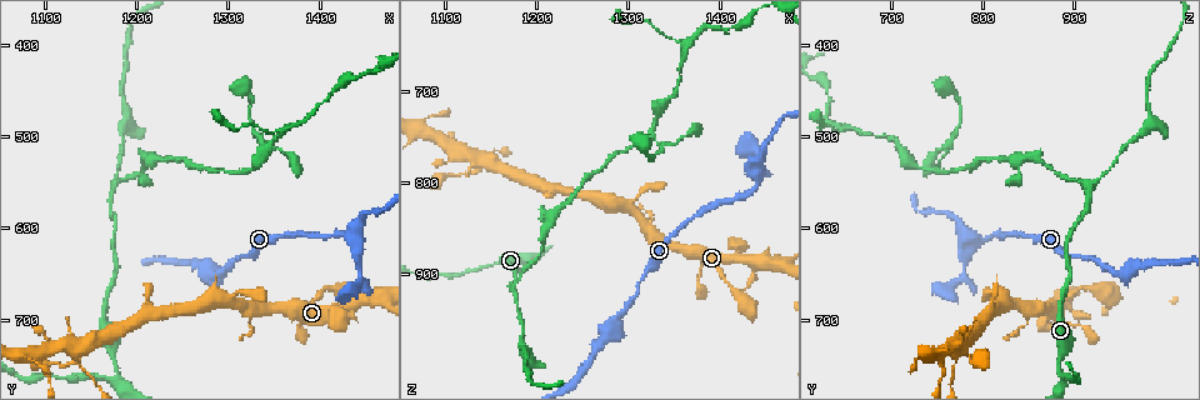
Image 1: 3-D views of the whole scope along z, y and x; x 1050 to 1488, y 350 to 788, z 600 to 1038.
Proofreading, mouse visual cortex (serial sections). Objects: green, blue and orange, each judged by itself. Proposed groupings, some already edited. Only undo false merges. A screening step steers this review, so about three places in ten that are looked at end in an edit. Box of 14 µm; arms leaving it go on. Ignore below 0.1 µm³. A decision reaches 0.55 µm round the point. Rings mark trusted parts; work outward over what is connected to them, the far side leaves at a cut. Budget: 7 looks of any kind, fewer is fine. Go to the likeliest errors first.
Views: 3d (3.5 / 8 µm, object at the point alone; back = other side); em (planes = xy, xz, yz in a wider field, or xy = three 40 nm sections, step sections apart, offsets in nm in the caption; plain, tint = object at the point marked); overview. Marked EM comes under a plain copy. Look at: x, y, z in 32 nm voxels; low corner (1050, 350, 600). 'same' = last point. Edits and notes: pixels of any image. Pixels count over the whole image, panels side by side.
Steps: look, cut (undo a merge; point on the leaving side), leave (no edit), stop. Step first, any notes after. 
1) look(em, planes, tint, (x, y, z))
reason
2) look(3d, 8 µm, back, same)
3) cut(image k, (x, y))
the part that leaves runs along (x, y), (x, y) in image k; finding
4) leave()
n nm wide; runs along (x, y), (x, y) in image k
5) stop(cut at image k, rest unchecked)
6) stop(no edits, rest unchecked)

look(3d, 3.5 µm, (1170, 555, 920))
thin neck

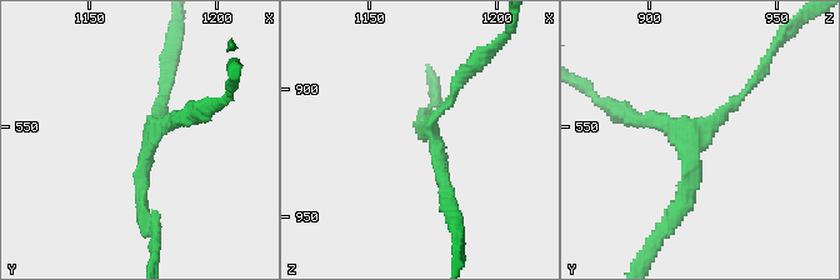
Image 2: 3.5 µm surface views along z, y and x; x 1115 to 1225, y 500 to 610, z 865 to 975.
look(em, xy, step 2, tint, (1174, 557, 915))
3 arms; arms of 150, 150, 200 nm

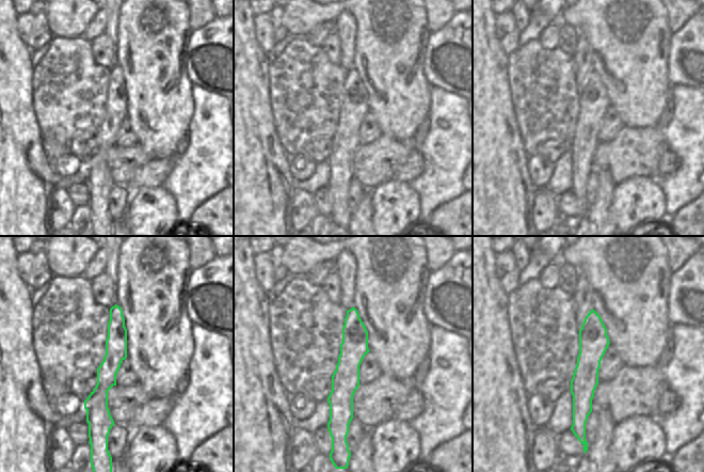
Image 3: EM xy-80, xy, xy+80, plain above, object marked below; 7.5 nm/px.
leave()
runs along (149, 224), (145, 150), (191, 111) in image 2; all the same cell

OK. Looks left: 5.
look(3d, 3.5 µm, (1320, 535, 750))
narrows sharply

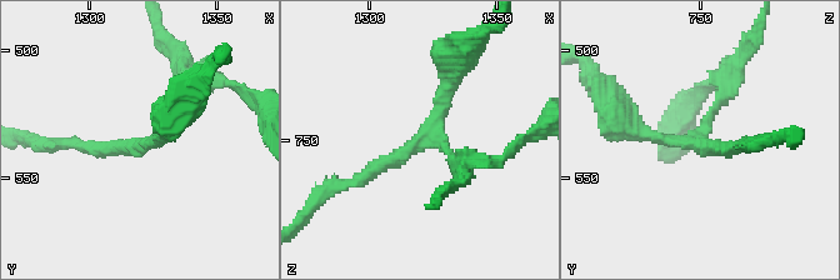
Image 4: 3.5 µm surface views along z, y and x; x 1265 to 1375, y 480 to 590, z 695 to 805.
look(em, xy, step 2, tint, (1320, 537, 748))
shape alone is not enough

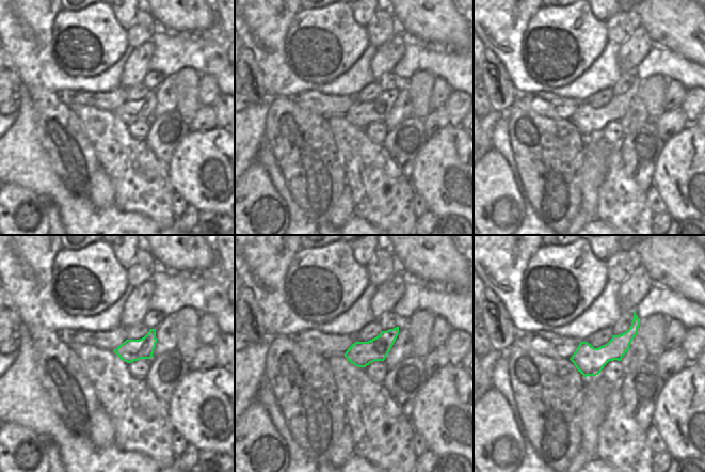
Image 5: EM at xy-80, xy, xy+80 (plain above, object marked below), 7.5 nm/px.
leave()
runs along (637, 321), (612, 350), (580, 368) in image 5; all the same cell

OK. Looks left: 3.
look(3d, 3.5 µm, (1175, 760, 885))
abrupt turn

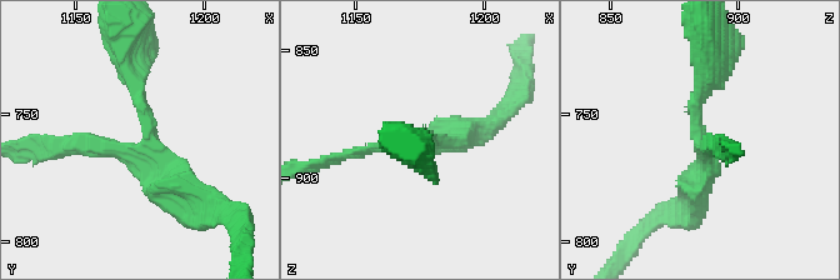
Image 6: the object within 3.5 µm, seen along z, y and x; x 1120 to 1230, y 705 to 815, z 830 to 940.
look(em, xy, step 1, tint, (1179, 762, 884))

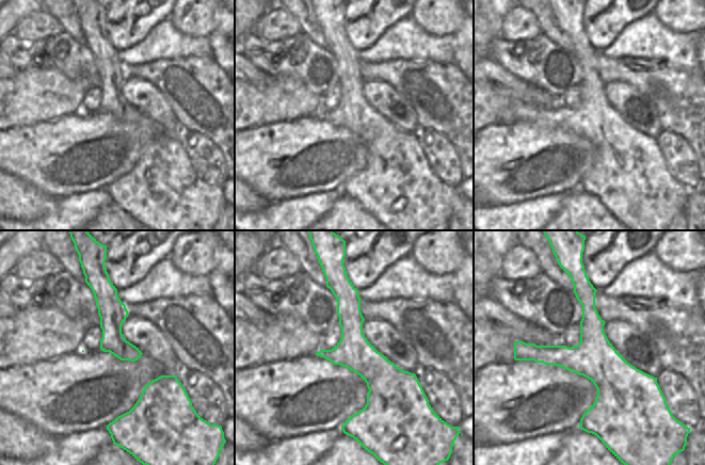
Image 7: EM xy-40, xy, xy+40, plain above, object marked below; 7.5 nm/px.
leave()
arms of 150, 250, 350 nm; runs along (133, 68), (148, 144), (68, 148) in image 6; continuous, no second cell

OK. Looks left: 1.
stop(no edits, rest unchecked)

